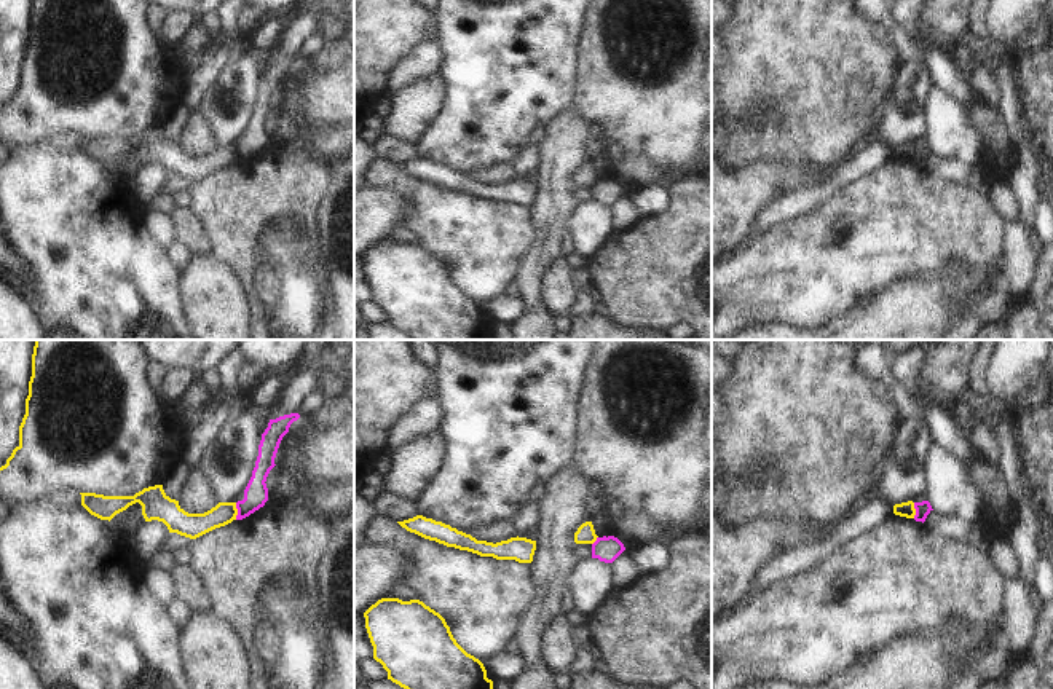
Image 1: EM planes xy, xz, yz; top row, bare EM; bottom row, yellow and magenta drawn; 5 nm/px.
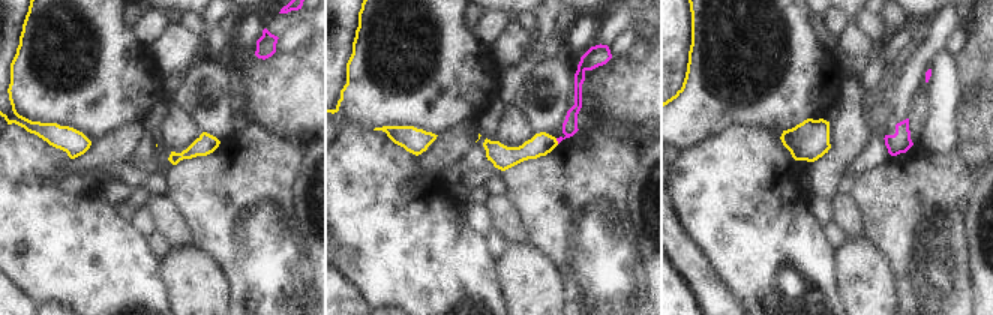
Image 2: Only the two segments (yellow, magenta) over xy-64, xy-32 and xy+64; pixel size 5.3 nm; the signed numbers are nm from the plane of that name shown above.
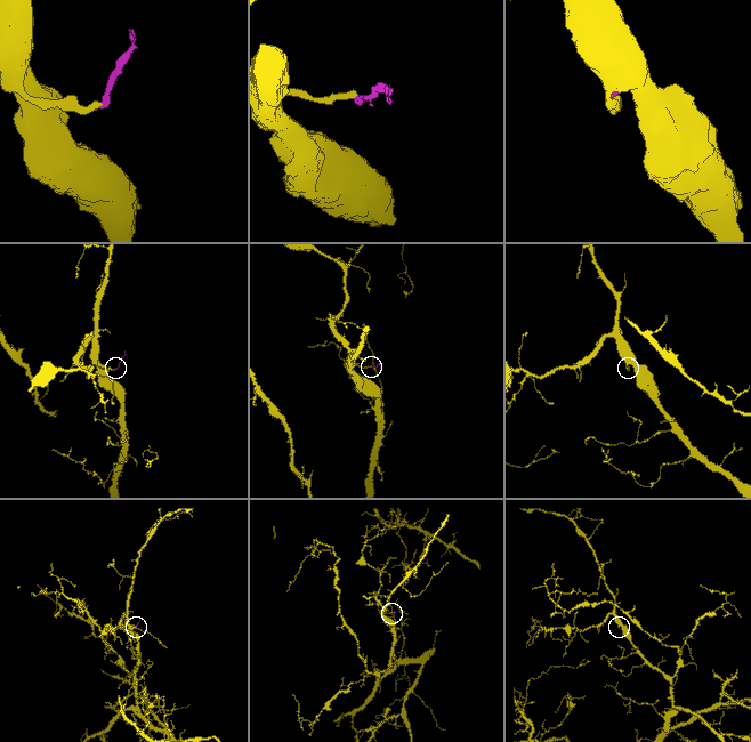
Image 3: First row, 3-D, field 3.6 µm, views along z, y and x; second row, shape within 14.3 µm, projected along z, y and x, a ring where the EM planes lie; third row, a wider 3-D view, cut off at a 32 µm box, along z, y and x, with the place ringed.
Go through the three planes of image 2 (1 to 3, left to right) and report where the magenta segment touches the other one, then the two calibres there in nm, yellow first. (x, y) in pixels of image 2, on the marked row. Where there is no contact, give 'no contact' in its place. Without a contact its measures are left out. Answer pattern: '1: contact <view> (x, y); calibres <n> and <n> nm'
1: no contact
2: contact xy-32 (557, 141); calibres 120 and 80 nm
3: no contact

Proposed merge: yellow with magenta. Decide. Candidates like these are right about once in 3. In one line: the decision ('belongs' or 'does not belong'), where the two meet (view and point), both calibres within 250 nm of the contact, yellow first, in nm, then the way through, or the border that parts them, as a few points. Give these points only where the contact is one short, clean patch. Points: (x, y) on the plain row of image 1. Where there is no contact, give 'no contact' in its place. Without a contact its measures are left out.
does not belong | xy (236, 153) | 130/120 nm | along xy (235, 145), (236, 161)

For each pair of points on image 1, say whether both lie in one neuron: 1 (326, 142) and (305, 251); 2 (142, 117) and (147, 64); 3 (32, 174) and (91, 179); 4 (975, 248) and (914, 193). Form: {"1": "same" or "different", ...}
{"1": "different", "2": "same", "3": "same", "4": "same"}

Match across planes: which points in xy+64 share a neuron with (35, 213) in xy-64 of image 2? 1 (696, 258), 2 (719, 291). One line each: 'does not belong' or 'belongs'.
1: does not belong
2: does not belong

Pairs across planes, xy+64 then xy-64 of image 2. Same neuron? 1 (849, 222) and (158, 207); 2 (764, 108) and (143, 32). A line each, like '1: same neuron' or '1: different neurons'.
1: same neuron
2: different neurons

